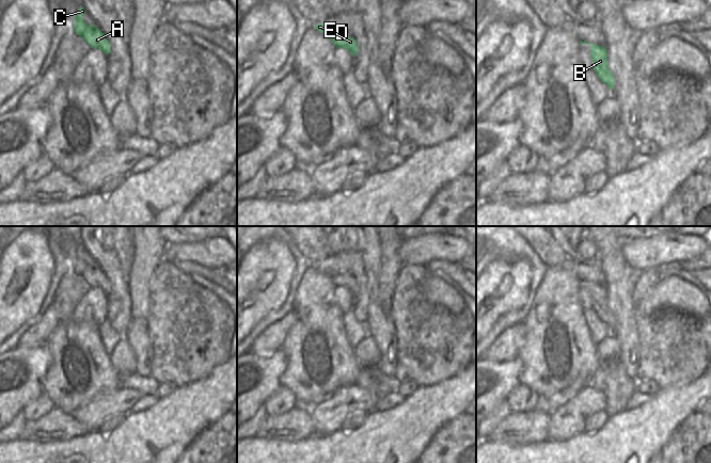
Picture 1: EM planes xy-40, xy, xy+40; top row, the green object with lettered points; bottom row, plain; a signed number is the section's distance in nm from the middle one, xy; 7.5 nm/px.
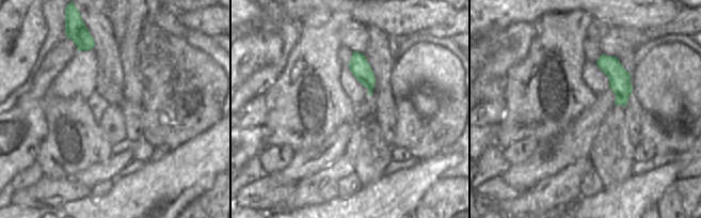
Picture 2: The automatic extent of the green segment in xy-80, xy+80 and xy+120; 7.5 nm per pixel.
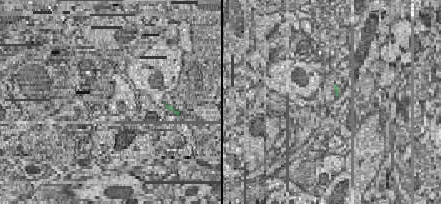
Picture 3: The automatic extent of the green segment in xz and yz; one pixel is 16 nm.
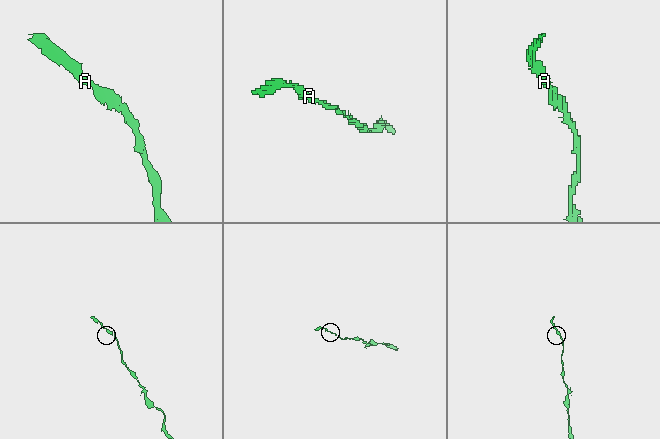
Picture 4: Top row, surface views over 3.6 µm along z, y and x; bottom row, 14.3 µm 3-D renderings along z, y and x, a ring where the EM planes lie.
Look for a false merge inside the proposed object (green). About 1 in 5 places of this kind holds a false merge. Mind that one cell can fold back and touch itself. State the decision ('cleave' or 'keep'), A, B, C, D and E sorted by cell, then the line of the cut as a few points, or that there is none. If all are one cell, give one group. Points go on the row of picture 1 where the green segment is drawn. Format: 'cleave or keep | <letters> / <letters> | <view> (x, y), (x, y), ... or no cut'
keep | A B C D E | no cut

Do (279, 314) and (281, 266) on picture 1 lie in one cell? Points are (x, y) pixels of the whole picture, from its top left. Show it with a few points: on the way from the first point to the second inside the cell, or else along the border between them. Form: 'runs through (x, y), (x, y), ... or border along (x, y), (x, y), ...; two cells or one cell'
border along (289, 284), (286, 298), (258, 321); two cells

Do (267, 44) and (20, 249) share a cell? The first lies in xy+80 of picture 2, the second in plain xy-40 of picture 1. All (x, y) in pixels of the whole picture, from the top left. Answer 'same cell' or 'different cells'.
same cell

